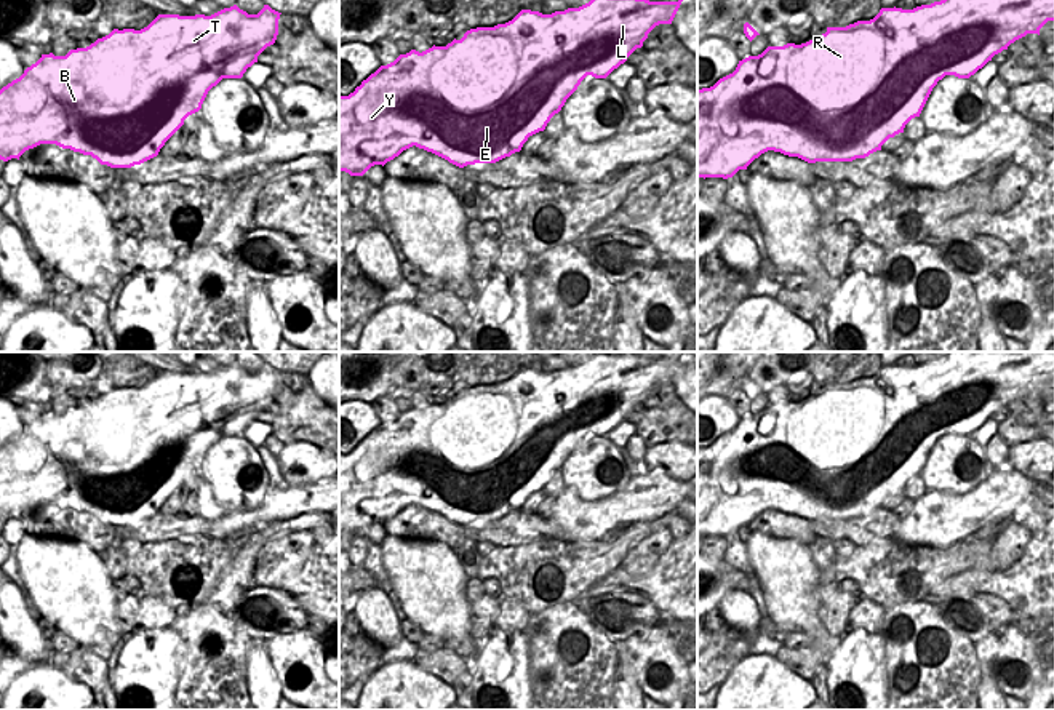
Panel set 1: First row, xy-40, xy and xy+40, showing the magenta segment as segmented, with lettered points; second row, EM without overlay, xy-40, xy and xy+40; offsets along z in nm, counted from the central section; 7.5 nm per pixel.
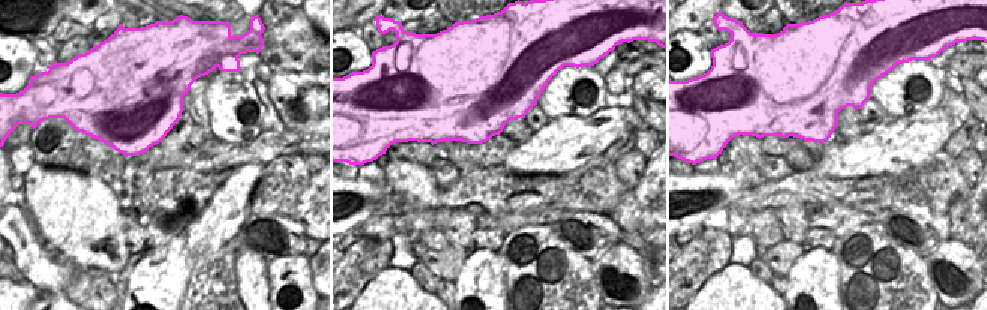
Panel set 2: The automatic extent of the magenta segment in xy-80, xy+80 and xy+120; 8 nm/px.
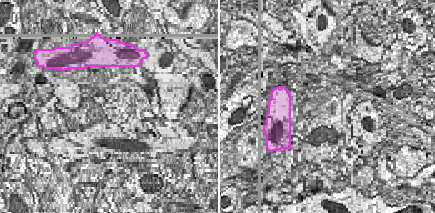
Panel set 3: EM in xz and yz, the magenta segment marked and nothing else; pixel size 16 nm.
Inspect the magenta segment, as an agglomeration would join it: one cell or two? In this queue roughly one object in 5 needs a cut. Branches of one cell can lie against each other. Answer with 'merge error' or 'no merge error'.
no merge error

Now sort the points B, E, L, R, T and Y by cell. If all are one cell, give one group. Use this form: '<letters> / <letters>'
B E L R T Y

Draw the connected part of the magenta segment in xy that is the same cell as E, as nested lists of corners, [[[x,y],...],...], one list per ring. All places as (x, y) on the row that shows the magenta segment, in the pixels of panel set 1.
[[[590,0],[579,8],[552,14],[521,10],[505,24],[470,29],[446,46],[433,45],[422,53],[411,50],[400,54],[393,62],[381,66],[349,96],[339,94],[339,171],[363,176],[371,166],[384,166],[413,146],[459,168],[510,157],[521,150],[529,136],[545,130],[587,75],[606,78],[643,46],[656,26],[672,24],[681,2]]]

